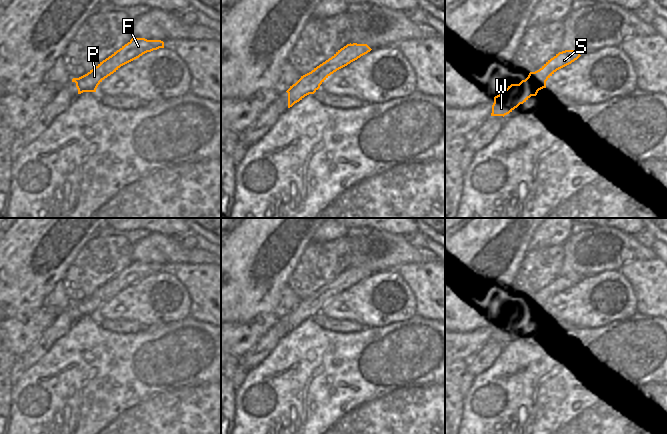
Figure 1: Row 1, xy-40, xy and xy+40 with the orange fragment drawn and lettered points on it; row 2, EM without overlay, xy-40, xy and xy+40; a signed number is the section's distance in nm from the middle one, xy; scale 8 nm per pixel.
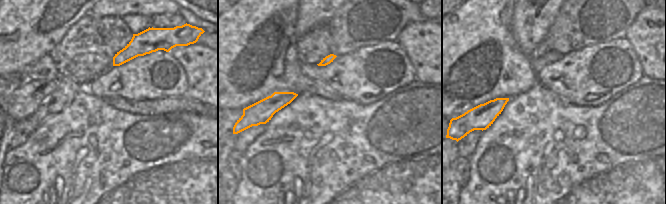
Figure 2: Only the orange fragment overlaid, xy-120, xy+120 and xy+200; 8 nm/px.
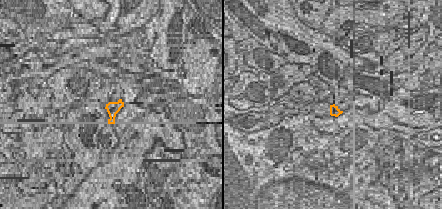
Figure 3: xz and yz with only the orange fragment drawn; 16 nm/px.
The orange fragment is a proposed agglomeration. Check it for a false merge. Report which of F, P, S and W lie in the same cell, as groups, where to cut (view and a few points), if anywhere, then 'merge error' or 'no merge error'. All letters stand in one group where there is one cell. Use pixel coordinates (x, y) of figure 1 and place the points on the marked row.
groups F P S W; cut none; no merge error

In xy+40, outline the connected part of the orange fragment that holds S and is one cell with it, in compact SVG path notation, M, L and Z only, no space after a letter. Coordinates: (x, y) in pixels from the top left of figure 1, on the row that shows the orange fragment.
M565 50L548 60L539 70L530 72L519 84L511 84L494 97L491 116L505 116L526 102L538 91L546 88L546 81L559 69L571 64L580 57L577 50Z

